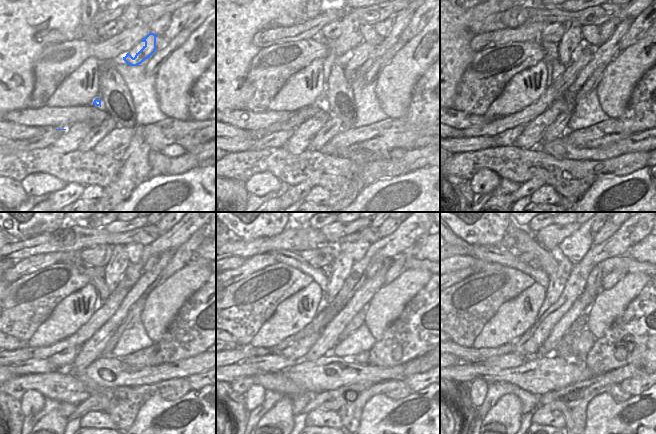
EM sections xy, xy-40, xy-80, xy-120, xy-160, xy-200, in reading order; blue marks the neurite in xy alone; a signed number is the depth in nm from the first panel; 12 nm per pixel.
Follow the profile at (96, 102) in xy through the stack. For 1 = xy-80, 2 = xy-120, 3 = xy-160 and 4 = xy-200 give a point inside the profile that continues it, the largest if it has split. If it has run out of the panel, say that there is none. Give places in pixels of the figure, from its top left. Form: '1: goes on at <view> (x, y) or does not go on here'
1: goes on at xy-80 (560, 85)
2: goes on at xy-120 (111, 305)
3: goes on at xy-160 (242, 353)
4: goes on at xy-200 (460, 361)

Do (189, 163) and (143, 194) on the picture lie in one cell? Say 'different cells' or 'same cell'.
different cells

